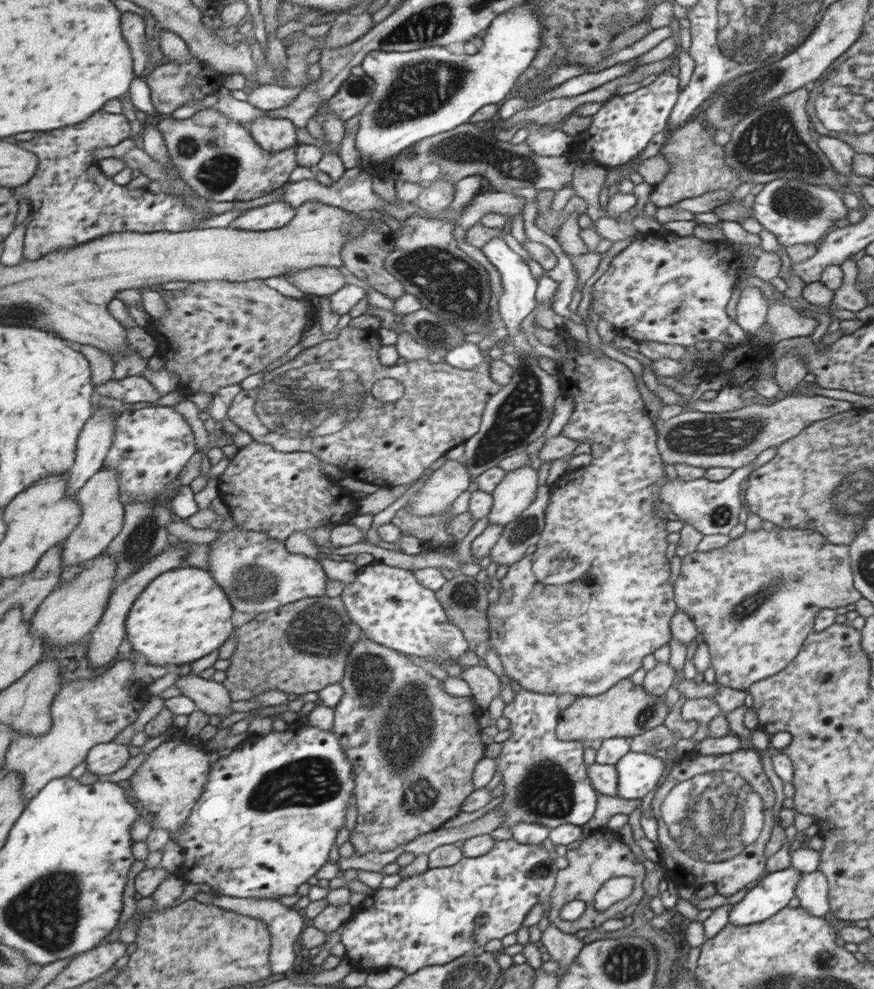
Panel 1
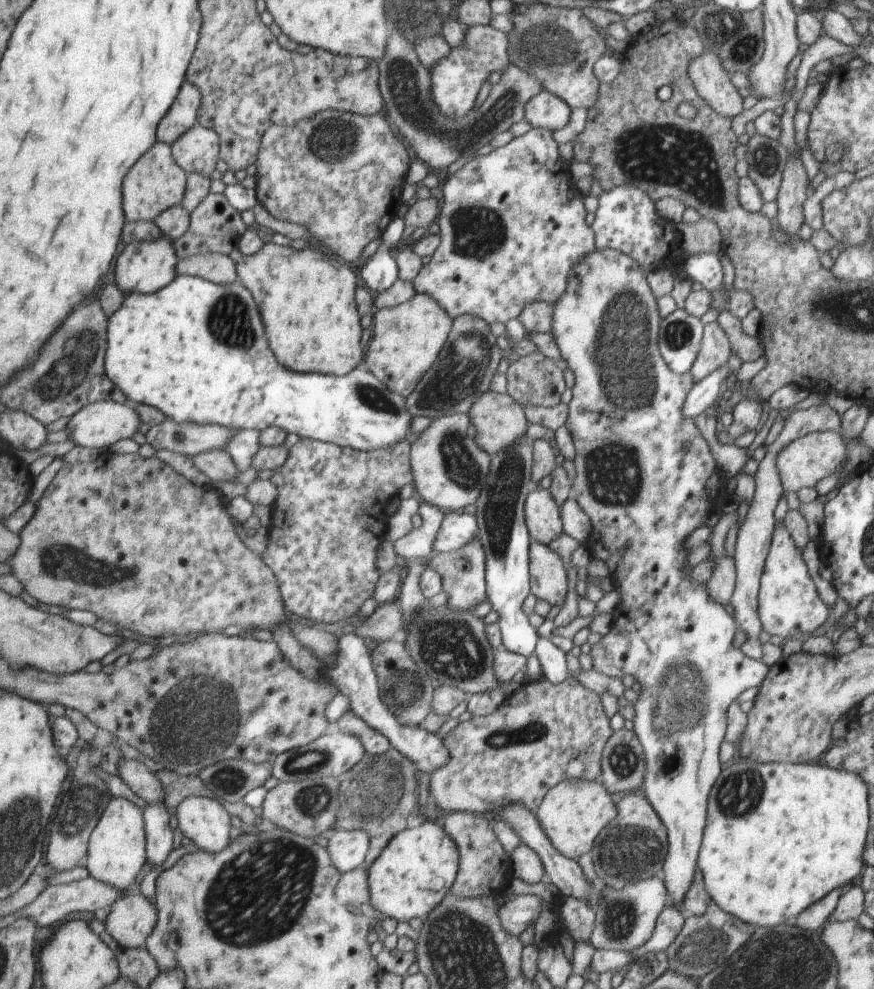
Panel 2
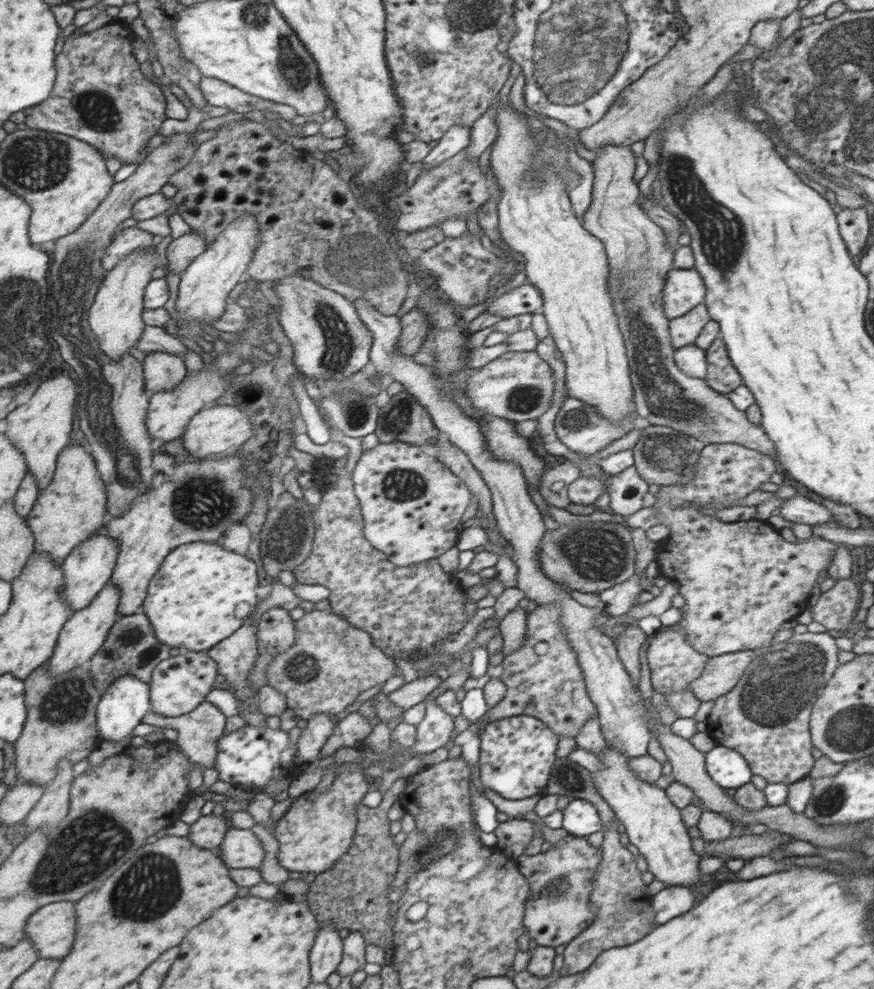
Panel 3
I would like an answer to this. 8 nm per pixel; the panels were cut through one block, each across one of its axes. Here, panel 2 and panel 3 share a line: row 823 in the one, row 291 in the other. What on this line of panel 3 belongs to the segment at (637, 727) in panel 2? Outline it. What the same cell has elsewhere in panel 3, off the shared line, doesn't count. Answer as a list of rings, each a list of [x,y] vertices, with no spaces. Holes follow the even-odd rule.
[[[694,268],[669,269],[664,286],[664,308],[663,312],[668,318],[678,318],[692,310],[697,304],[704,301],[707,288],[700,277],[700,273]]]

